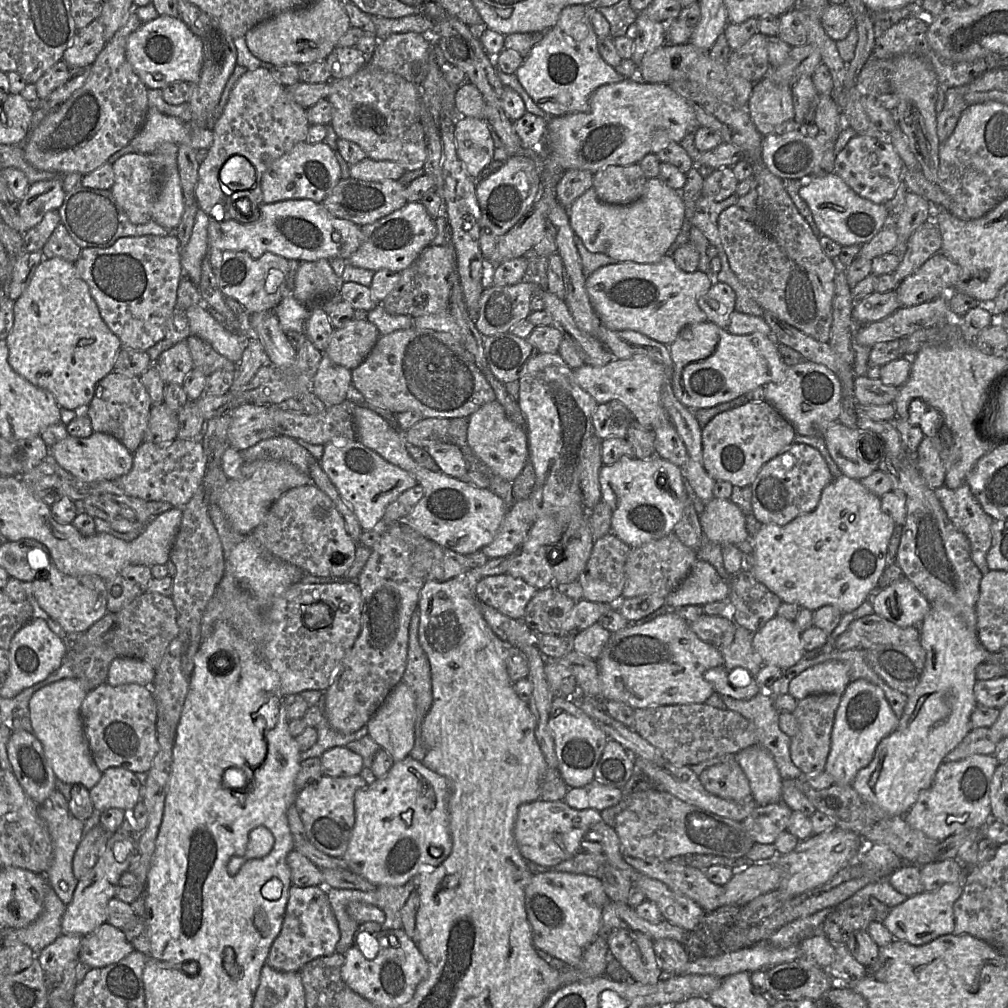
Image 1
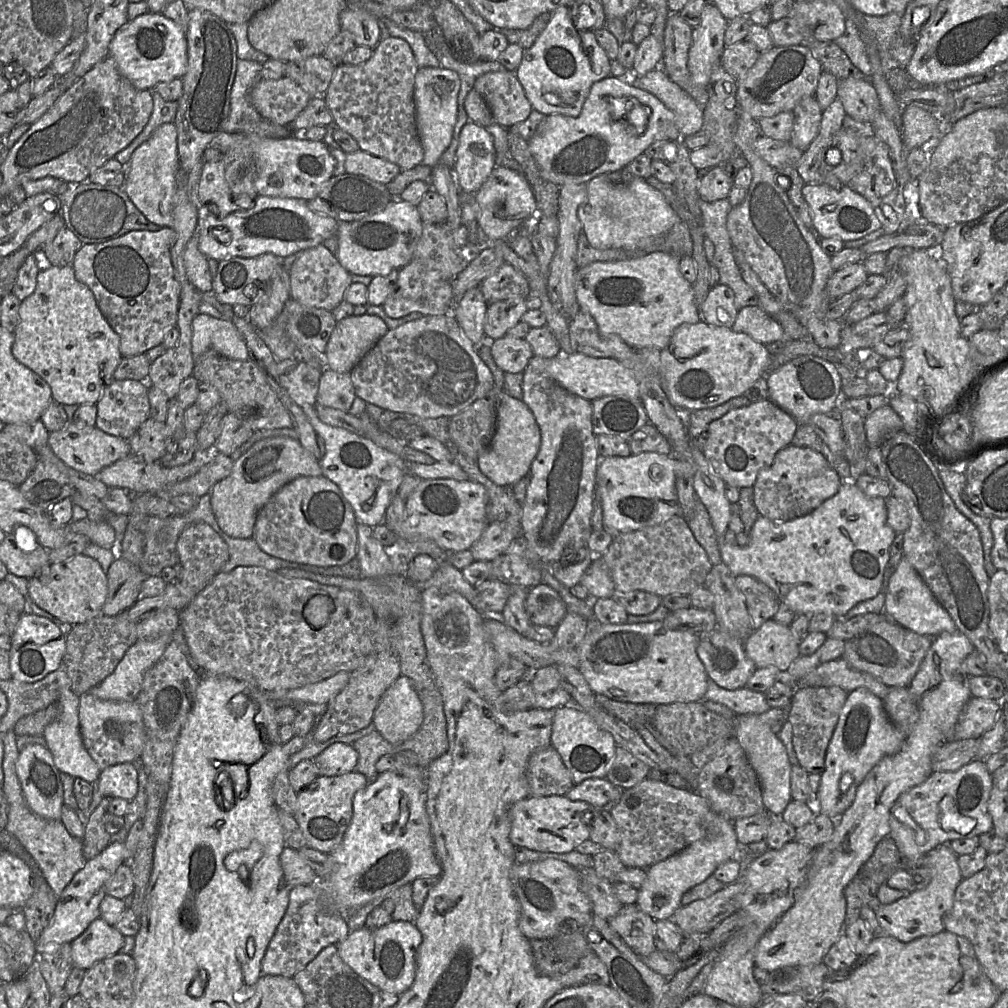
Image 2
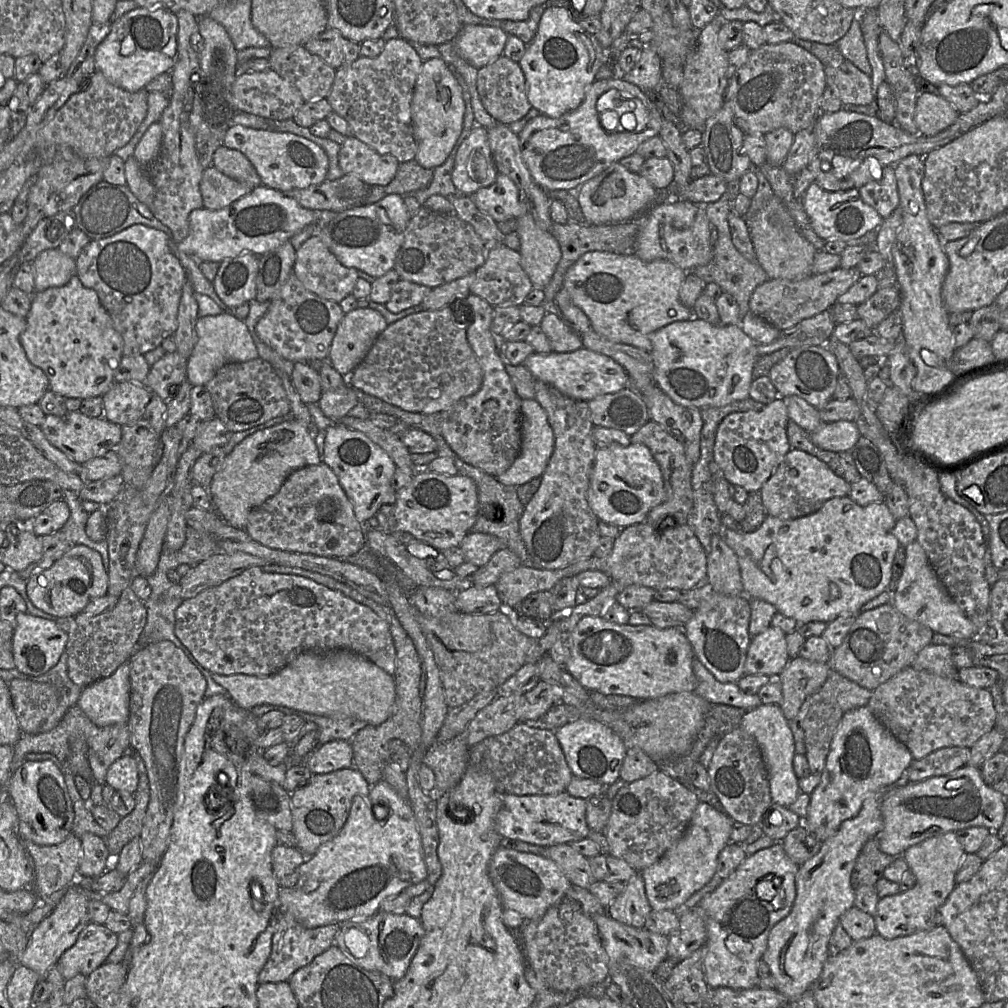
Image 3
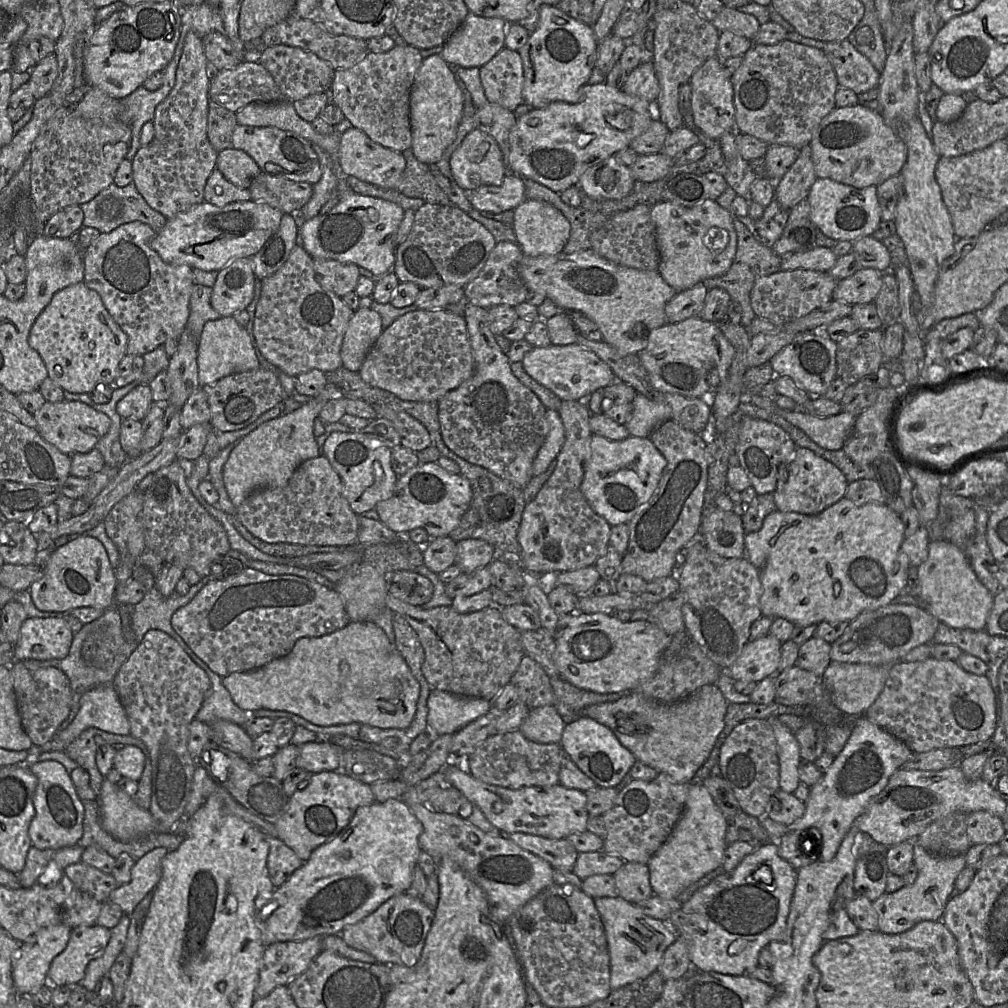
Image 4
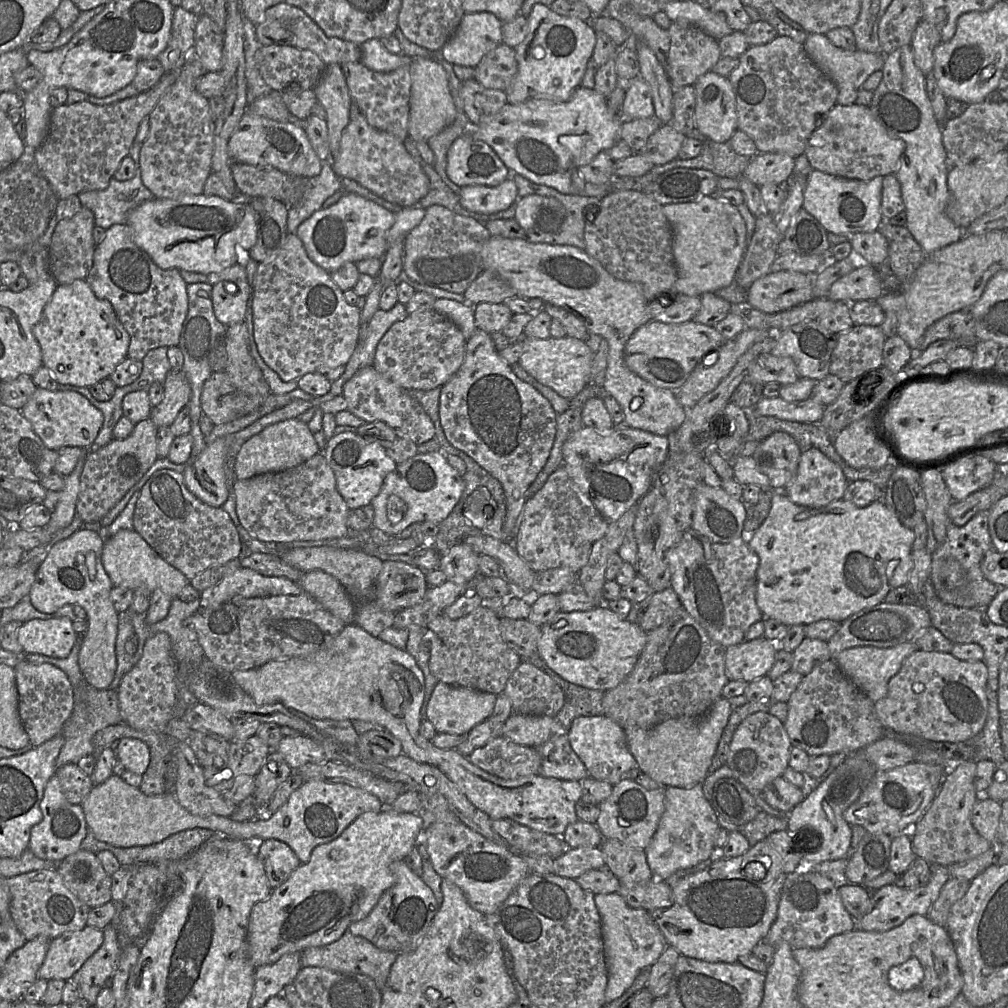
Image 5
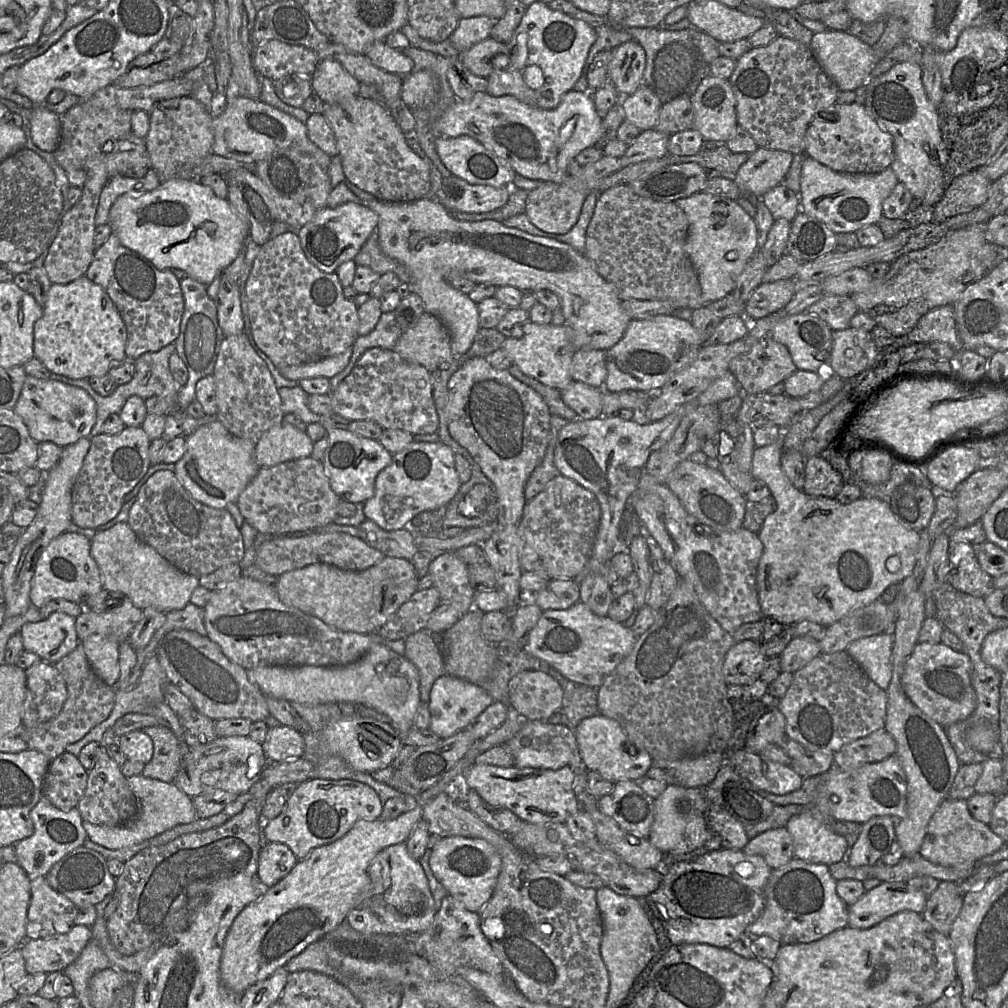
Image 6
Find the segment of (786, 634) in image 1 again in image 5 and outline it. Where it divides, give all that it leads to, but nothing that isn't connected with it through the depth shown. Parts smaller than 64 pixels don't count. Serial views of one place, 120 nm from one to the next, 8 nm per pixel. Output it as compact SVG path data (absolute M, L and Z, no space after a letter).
M762 636L727 647L725 670L728 679L749 683L767 675L778 651L775 642Z

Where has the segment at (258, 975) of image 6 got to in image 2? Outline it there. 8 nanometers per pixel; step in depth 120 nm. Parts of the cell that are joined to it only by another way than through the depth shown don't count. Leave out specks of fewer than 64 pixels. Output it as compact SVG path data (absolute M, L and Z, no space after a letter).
M387 771L379 773L378 776L370 781L365 787L358 790L353 798L353 815L351 822L343 836L340 844L329 853L331 859L331 872L328 877L318 879L316 886L322 895L324 903L329 905L332 910L336 910L343 916L346 913L352 912L353 910L362 907L372 900L381 897L405 884L411 884L415 879L422 876L440 876L442 873L442 866L435 852L434 840L431 832L430 820L426 810L426 793L420 789L415 783L409 778L401 775L396 771Z

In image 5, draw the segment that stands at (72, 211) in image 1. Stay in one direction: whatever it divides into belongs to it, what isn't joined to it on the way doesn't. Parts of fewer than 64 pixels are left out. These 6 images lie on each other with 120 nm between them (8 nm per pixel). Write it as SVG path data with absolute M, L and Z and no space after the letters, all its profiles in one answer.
M138 165L135 176L130 180L118 181L113 177L106 189L82 192L77 196L82 206L93 212L95 225L105 230L114 224L126 224L130 211L155 198L154 194L143 184Z

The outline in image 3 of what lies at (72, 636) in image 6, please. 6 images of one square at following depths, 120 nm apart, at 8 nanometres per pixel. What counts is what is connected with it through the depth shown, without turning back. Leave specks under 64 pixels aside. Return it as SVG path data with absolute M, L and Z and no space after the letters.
M28 612L18 613L12 638L12 653L15 668L19 672L40 676L55 666L65 651L68 633L63 631L56 622L34 616Z

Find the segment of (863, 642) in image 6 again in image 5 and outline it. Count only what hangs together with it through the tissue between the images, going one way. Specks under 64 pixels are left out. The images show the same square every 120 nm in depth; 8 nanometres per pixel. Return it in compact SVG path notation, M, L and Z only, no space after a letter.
M914 641L887 648L856 646L843 650L833 658L841 671L872 701L876 702L886 695L888 682L898 672L903 661L917 649L919 647Z

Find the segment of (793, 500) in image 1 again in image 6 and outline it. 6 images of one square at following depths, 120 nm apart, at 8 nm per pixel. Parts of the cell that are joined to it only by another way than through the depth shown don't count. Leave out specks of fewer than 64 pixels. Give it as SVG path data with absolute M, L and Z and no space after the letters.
M819 456L805 459L803 492L813 497L835 498L845 482L828 460Z

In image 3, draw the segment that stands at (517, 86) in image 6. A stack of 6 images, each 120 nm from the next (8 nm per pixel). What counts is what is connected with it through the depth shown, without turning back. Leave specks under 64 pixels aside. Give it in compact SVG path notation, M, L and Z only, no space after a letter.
M547 8L534 38L519 61L530 105L550 118L559 118L575 110L584 100L587 88L595 81L597 71L607 62L607 50L601 47L595 36L572 19L567 8Z

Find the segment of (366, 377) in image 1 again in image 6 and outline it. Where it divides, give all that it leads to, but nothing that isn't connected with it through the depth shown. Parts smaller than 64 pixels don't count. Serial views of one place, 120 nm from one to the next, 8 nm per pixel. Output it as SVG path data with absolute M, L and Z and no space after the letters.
M424 312L413 327L402 332L393 350L405 361L419 364L430 373L448 368L454 359L447 328L428 312Z

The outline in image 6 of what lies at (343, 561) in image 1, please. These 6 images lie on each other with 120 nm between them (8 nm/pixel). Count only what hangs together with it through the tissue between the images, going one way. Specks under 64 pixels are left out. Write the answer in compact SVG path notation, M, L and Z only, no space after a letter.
M309 456L260 468L236 503L244 520L259 533L279 536L312 531L333 523L339 516L339 500L330 486L323 463Z

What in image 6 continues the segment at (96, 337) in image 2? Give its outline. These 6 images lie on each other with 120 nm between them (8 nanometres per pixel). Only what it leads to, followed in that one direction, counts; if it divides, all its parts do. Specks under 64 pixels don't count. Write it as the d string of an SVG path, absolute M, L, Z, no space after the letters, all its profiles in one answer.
M86 274L68 284L52 284L43 309L42 318L34 325L34 357L49 371L72 379L100 377L126 358L125 323L107 292Z

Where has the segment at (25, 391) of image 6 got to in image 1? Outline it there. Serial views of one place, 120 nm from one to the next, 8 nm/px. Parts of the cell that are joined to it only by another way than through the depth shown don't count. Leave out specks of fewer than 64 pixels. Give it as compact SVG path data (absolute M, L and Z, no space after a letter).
M93 432L87 438L68 435L51 446L49 453L54 456L63 469L86 482L116 480L126 475L133 465L133 454L116 438L100 432Z

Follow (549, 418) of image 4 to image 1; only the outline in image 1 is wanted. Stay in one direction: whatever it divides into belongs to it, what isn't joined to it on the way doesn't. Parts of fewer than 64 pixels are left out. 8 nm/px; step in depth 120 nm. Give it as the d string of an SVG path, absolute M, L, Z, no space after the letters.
M497 401L481 406L468 418L468 444L475 456L495 475L512 482L522 471L529 459L528 434L526 429L511 421Z

